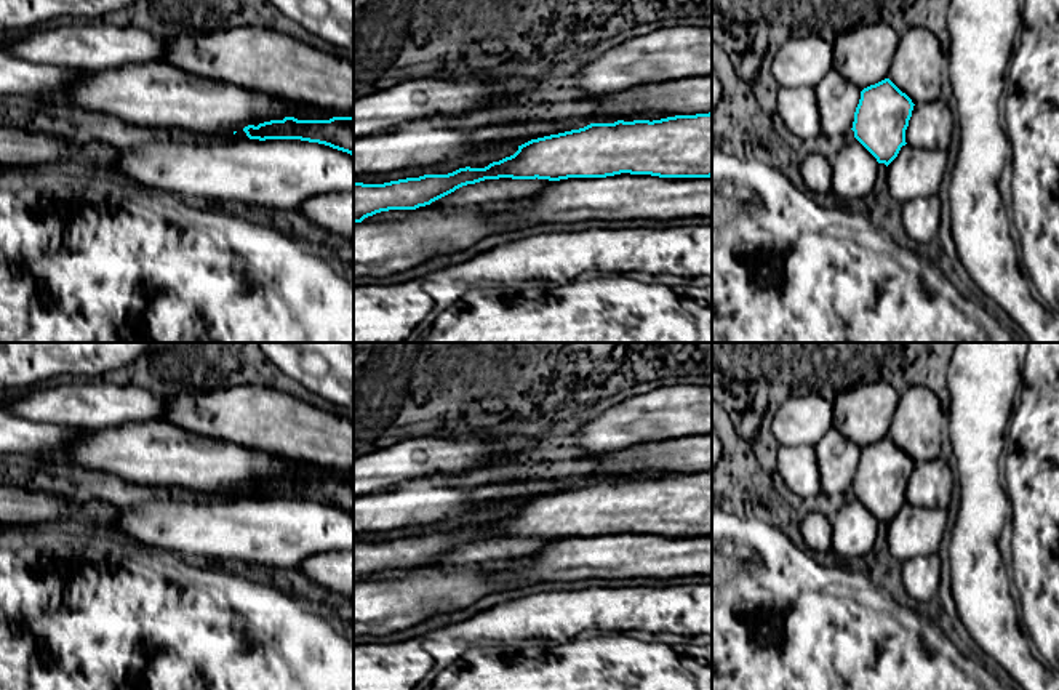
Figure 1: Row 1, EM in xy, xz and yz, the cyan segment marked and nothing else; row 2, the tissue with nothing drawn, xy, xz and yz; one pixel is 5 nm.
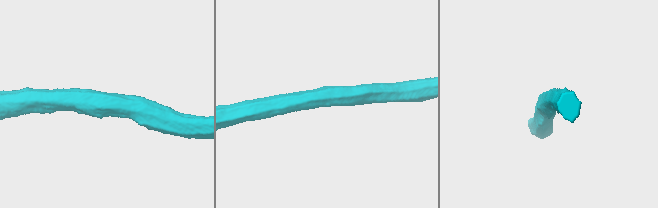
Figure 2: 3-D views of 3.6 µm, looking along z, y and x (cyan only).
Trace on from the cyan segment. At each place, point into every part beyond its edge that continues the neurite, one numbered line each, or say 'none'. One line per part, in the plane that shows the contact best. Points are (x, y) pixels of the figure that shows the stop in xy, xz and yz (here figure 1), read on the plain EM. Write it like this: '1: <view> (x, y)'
none

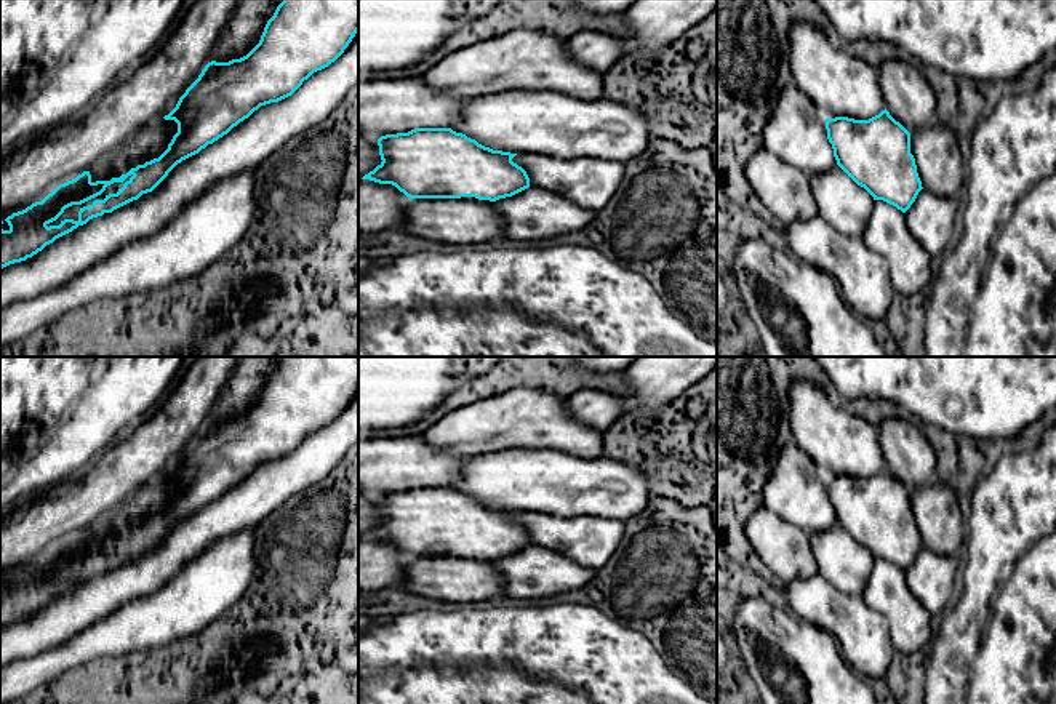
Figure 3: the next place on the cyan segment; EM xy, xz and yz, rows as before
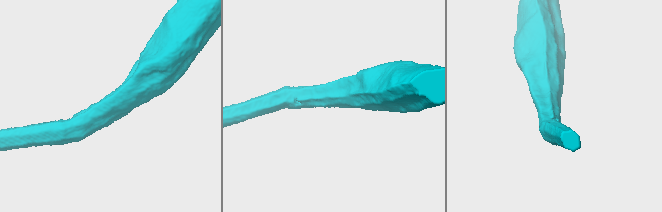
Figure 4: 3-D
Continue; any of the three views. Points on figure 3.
1: xy (72, 570)

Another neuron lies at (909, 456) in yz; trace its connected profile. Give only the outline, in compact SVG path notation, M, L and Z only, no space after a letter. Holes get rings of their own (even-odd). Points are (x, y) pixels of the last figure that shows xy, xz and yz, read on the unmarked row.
M904 416L886 419L878 440L885 467L910 494L936 478L938 454L920 424Z

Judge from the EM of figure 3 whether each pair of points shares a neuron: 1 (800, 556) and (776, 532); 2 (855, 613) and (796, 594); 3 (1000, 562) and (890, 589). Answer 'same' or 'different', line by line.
1: same
2: same
3: different

